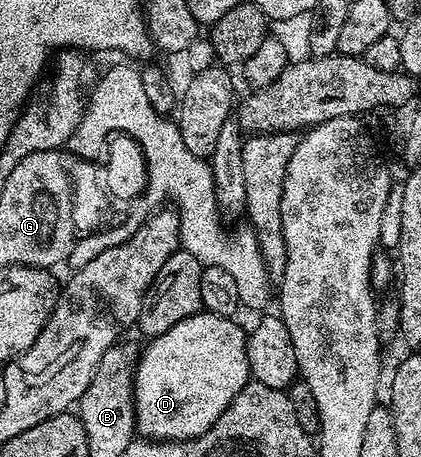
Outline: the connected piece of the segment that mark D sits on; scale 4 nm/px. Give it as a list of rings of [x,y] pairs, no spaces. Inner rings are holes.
[[[197,312],[184,322],[176,322],[172,330],[153,337],[147,348],[141,349],[138,366],[134,370],[134,423],[139,437],[148,440],[194,440],[204,434],[224,414],[224,410],[240,394],[240,390],[249,384],[252,377],[248,366],[244,327],[226,314],[216,312]]]

